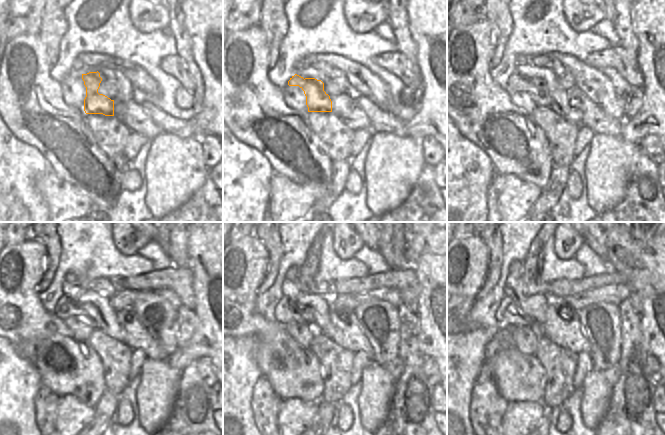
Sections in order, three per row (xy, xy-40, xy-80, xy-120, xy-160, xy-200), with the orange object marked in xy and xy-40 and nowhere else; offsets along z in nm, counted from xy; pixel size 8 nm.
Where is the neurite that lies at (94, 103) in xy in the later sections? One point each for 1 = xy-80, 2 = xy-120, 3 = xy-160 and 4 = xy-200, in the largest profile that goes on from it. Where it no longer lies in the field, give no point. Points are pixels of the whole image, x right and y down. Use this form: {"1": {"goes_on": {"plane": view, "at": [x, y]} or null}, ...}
{"1": {"goes_on": {"plane": "xy-80", "at": [536, 88]}}, "2": {"goes_on": {"plane": "xy-120", "at": [65, 308]}}, "3": {"goes_on": {"plane": "xy-160", "at": [285, 312]}}, "4": {"goes_on": {"plane": "xy-200", "at": [508, 313]}}}

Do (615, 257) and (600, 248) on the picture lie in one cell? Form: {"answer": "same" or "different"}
{"answer": "different"}

